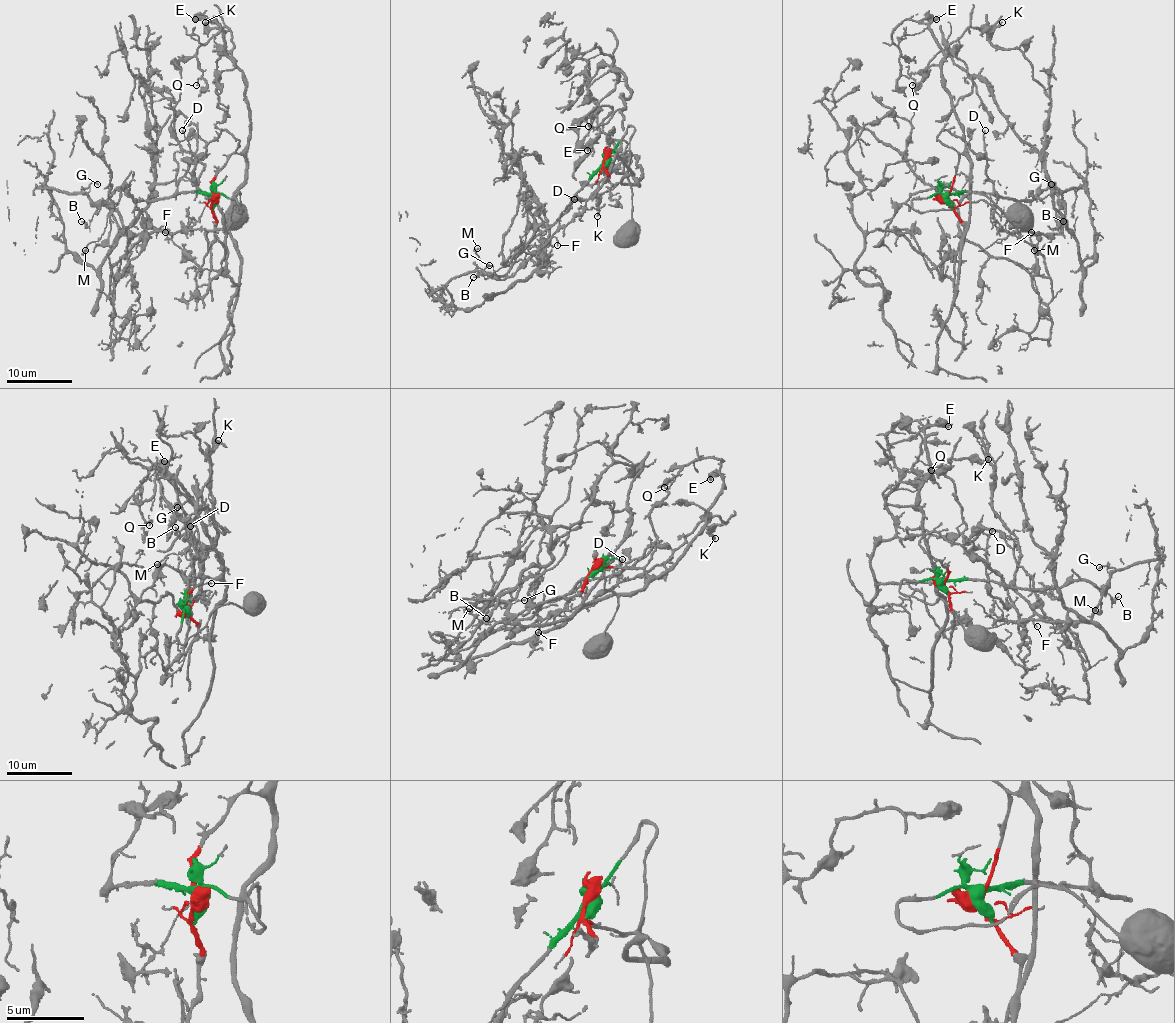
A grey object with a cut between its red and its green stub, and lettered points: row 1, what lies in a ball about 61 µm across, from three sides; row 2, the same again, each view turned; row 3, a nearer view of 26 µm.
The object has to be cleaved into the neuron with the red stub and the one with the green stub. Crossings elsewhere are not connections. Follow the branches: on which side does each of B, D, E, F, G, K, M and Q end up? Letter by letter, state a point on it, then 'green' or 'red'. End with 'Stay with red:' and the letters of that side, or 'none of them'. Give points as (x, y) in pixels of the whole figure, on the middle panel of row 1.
B: (473, 277) | green
D: (574, 199) | green
E: (587, 150) | red
F: (557, 245) | green
G: (489, 265) | green
K: (597, 216) | red
M: (477, 248) | green
Q: (588, 126) | red
Stay with red: E, K, Q

